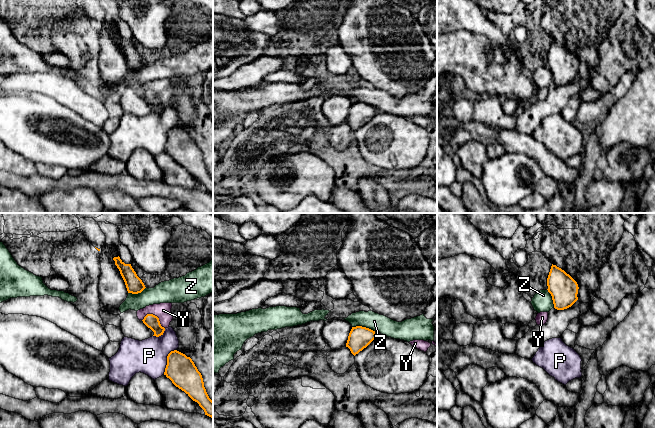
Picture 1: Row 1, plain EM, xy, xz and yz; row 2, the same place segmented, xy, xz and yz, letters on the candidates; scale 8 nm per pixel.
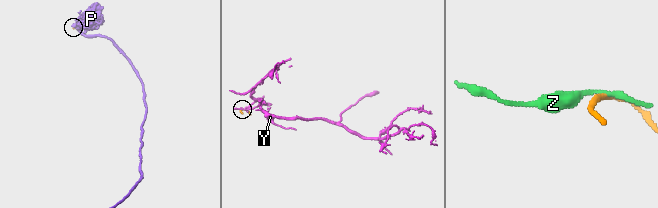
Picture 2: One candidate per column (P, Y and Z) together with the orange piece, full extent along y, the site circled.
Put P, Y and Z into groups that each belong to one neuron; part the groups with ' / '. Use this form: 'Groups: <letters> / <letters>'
Groups: P / Y / Z

